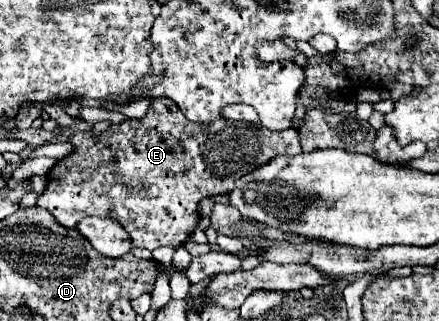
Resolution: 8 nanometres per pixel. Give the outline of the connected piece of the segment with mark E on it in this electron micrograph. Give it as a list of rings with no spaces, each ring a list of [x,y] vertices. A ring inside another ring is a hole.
[[[167,97],[155,99],[145,117],[127,119],[119,125],[111,125],[105,133],[99,135],[97,141],[91,137],[91,131],[77,131],[69,137],[69,141],[75,145],[75,151],[61,159],[47,173],[47,189],[37,199],[37,205],[47,209],[67,229],[73,229],[85,215],[111,217],[127,229],[133,247],[145,247],[149,251],[161,245],[169,245],[173,249],[183,245],[193,233],[193,227],[197,227],[199,223],[197,203],[203,197],[229,193],[235,179],[253,171],[255,167],[265,165],[277,155],[301,153],[299,133],[295,129],[271,131],[263,129],[263,125],[251,125],[231,119],[219,119],[201,127],[187,121],[183,113],[179,113],[179,107]],[[121,135],[129,135],[123,147]],[[177,135],[187,135],[187,143]]]

